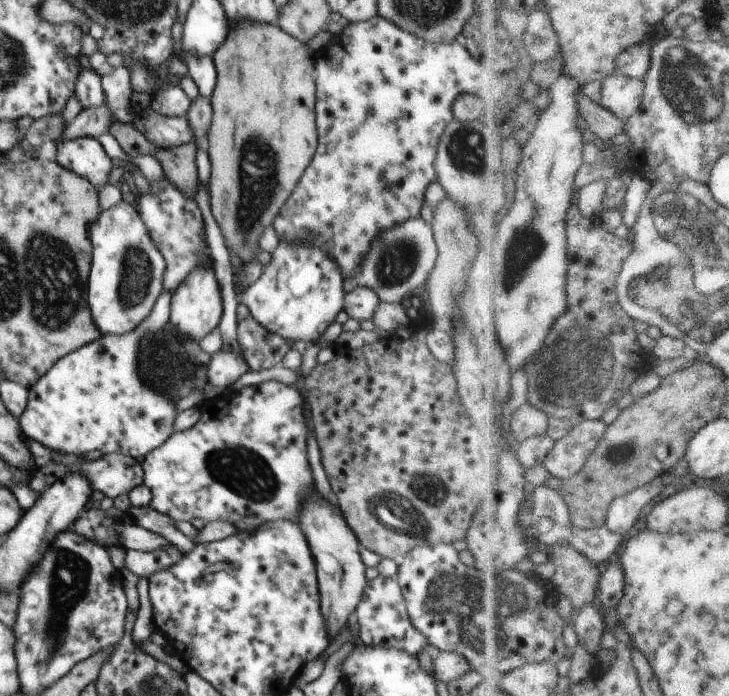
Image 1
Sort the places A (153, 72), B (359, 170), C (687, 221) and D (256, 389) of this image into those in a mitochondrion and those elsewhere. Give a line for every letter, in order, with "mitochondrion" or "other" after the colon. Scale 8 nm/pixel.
A: other
B: other
C: mitochondrion
D: other

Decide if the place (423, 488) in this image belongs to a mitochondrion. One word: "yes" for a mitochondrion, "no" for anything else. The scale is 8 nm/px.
yes

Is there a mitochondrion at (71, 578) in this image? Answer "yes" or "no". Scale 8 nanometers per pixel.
yes

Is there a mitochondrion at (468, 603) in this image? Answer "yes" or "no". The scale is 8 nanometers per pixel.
yes

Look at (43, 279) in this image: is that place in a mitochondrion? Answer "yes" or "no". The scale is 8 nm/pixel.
yes

